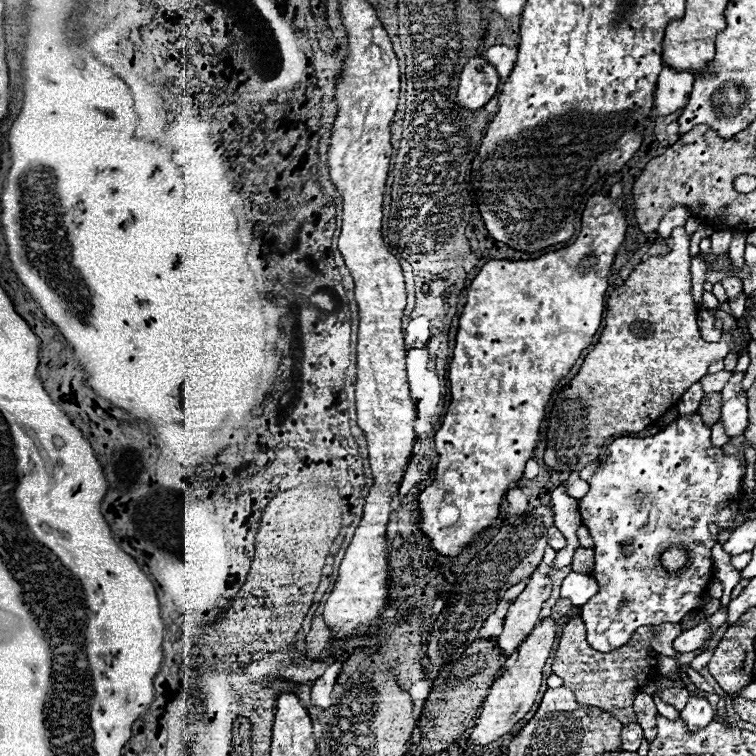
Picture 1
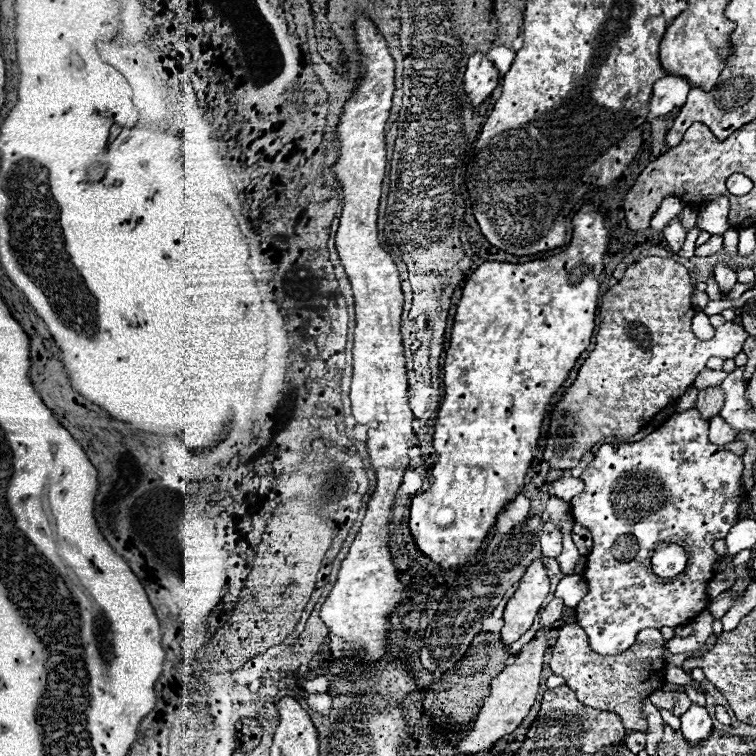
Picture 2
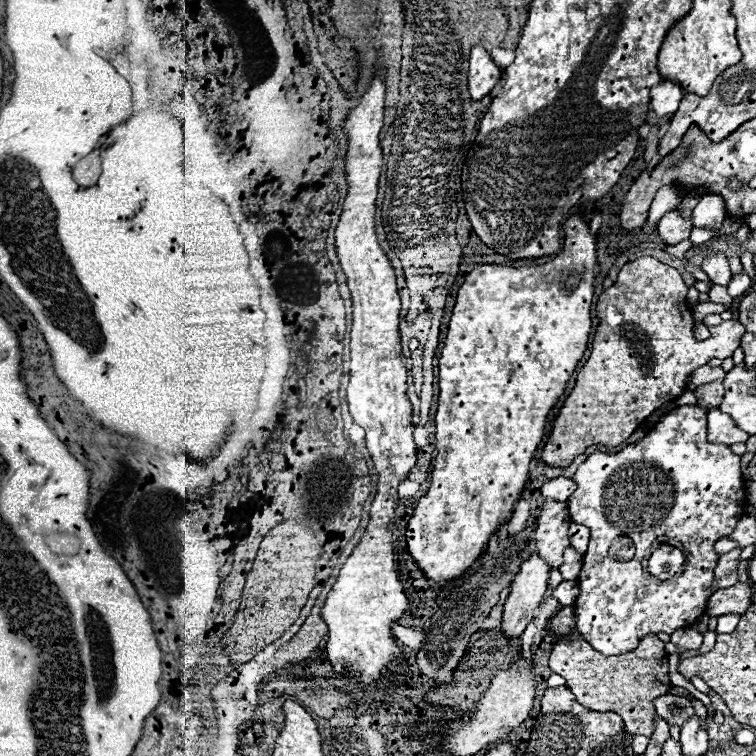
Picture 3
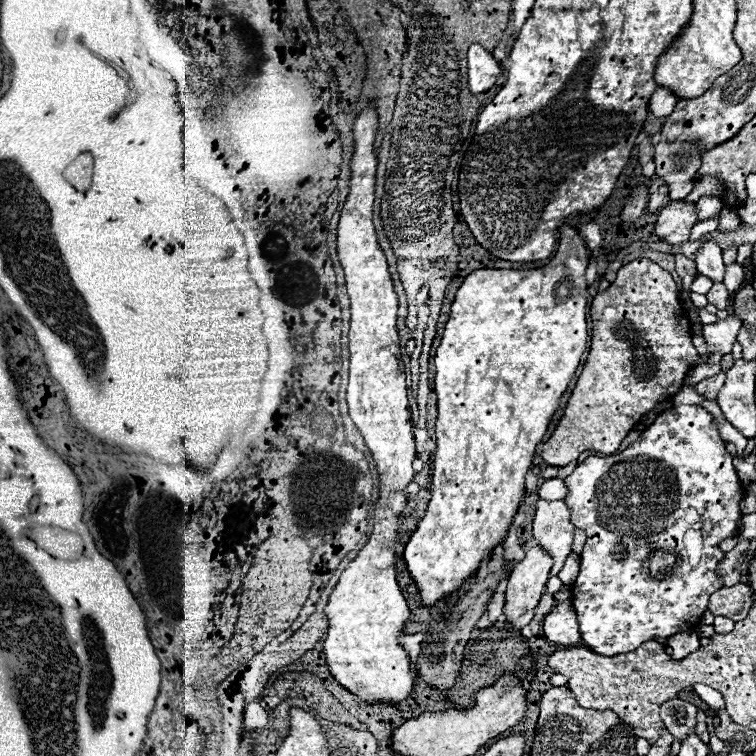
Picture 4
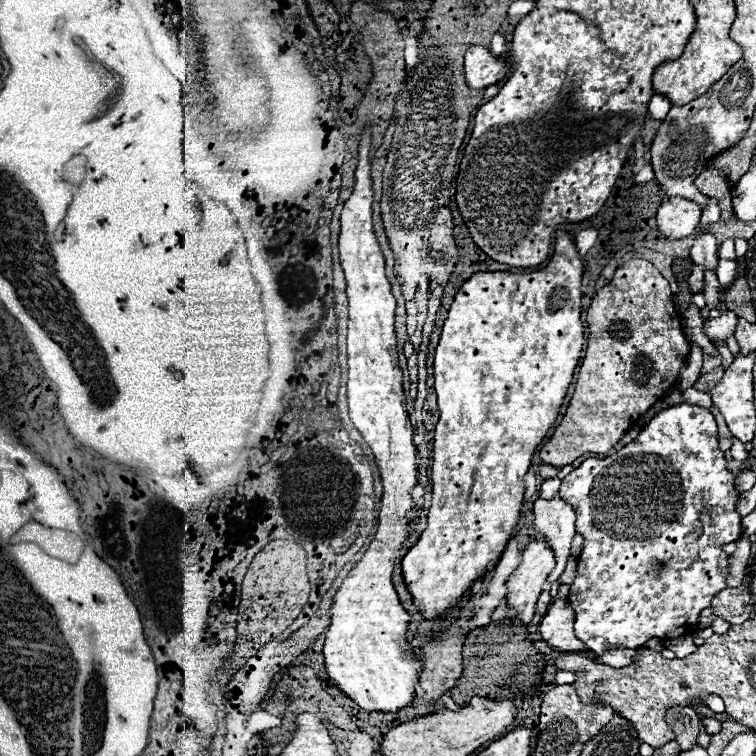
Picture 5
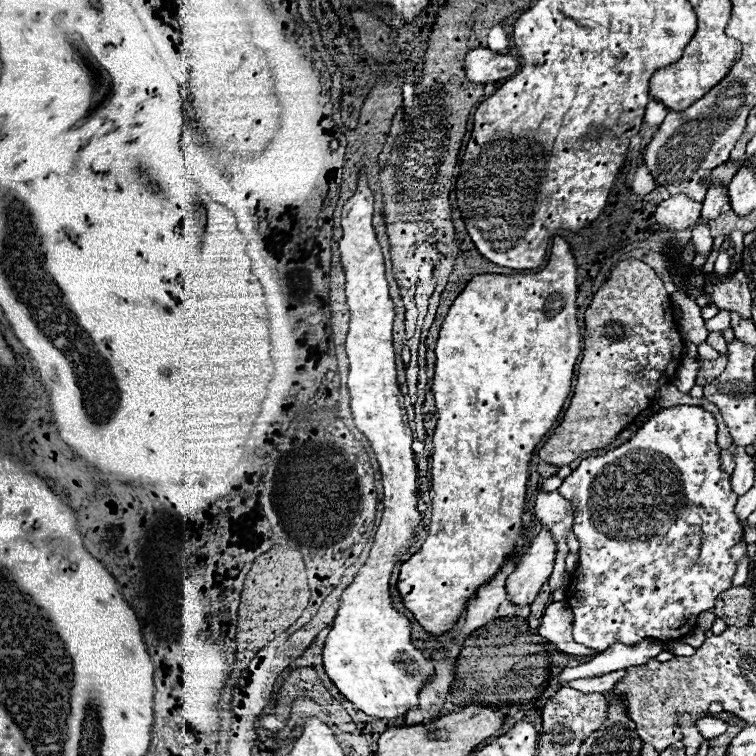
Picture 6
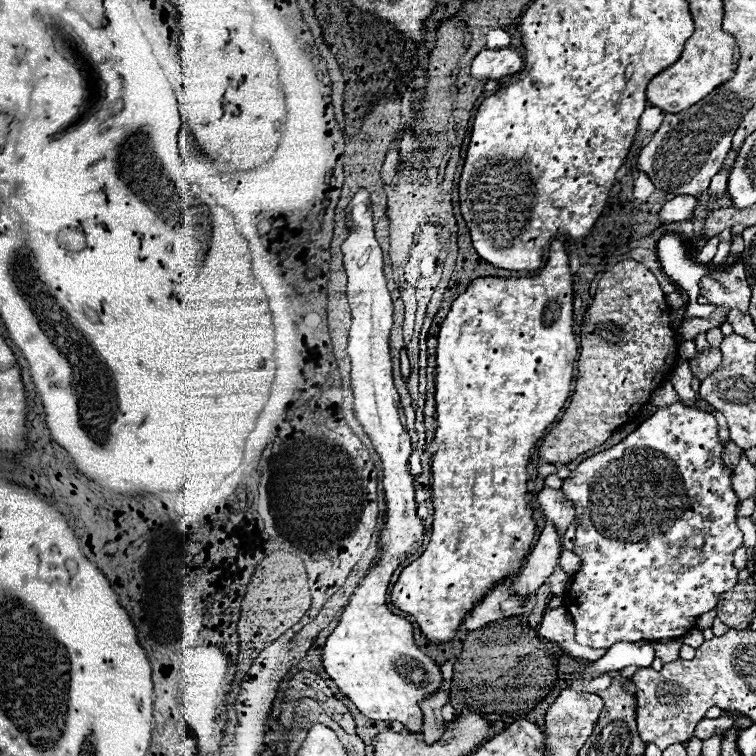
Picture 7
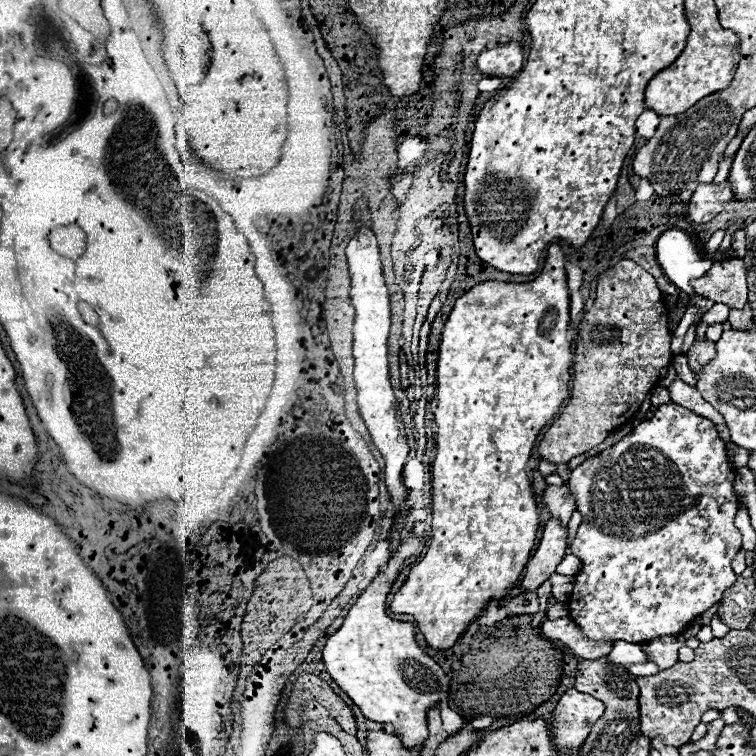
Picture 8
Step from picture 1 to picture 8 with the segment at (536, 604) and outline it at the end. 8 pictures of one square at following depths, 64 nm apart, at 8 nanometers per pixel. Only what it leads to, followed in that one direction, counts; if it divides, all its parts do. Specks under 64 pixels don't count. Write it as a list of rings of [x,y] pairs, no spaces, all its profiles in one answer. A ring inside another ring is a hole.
[[[550,518],[544,532],[542,540],[534,552],[534,556],[528,560],[524,568],[524,576],[520,580],[520,590],[522,592],[532,592],[536,590],[542,582],[550,578],[550,574],[556,572],[556,566],[562,562],[566,554],[566,528],[558,524],[558,520]]]

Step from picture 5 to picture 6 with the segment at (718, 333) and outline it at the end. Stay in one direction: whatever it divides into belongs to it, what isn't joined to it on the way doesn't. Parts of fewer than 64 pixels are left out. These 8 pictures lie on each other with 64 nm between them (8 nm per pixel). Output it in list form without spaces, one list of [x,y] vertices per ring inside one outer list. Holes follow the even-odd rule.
[[[720,310],[712,319],[705,322],[709,332],[724,332],[731,328],[731,312],[728,310]]]

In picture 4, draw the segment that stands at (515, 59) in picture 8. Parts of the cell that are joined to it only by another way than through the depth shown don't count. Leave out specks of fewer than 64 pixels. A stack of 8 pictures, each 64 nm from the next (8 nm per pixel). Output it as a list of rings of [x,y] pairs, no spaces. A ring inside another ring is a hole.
[[[472,44],[468,50],[468,84],[474,96],[490,90],[498,76],[502,74],[502,64],[494,60],[494,56],[484,50],[480,44]]]

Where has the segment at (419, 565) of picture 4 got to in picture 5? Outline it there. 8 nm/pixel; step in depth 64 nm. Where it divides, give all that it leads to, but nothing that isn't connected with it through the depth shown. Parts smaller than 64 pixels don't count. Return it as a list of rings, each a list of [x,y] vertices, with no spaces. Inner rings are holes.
[[[564,230],[556,232],[556,244],[554,244],[554,254],[552,260],[548,262],[546,268],[538,272],[528,272],[528,274],[512,274],[512,272],[476,272],[472,274],[458,294],[454,296],[454,302],[450,306],[448,318],[442,328],[440,342],[436,346],[436,360],[434,360],[434,390],[438,394],[438,410],[440,410],[440,420],[434,430],[434,458],[432,458],[432,504],[428,510],[428,522],[426,528],[422,530],[418,542],[406,552],[402,558],[402,574],[408,590],[414,596],[416,608],[422,612],[424,618],[436,618],[442,616],[450,606],[456,606],[460,596],[472,586],[476,578],[480,578],[490,566],[496,566],[500,560],[500,554],[504,552],[508,540],[514,536],[514,528],[520,518],[520,508],[524,502],[524,474],[530,468],[532,454],[536,452],[536,446],[542,442],[542,438],[548,434],[552,428],[560,406],[566,398],[568,386],[572,382],[580,352],[584,348],[584,324],[582,324],[582,268],[584,262],[580,260],[576,242],[572,236]]]

